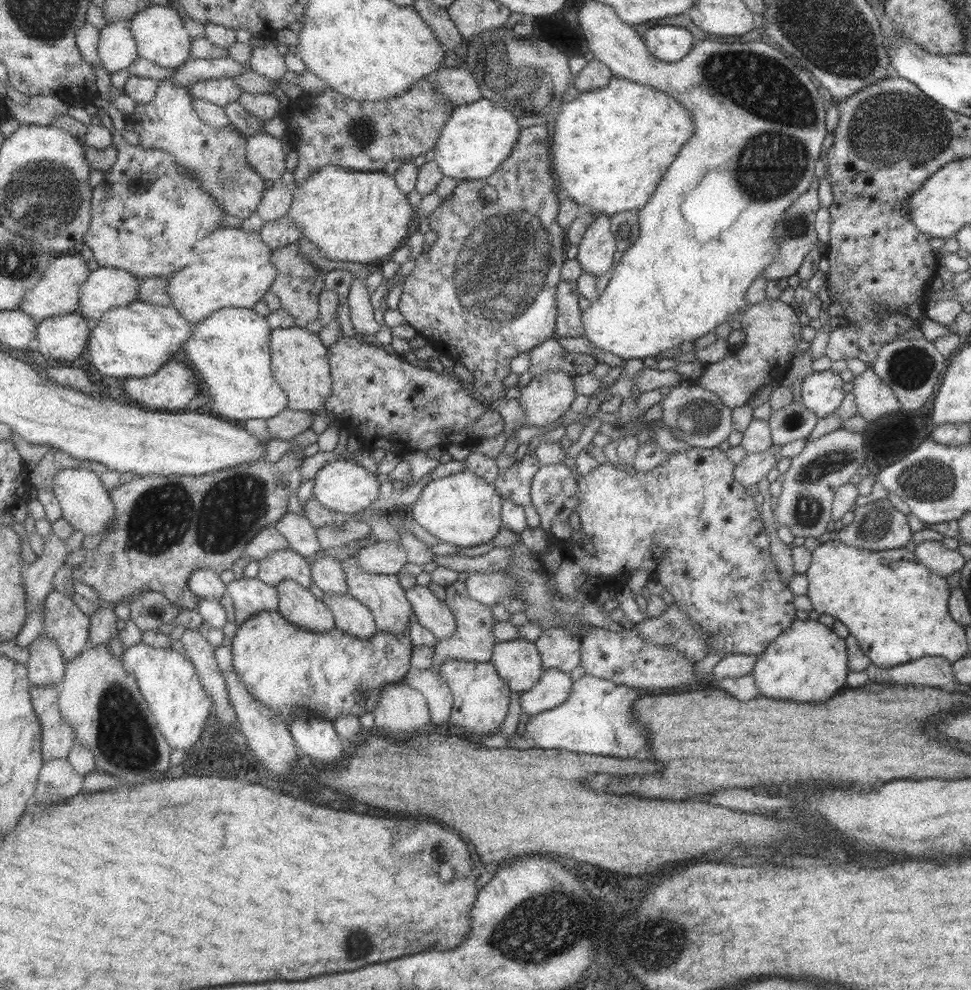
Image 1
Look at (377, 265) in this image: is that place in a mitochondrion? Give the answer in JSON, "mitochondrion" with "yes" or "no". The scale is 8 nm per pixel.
{"mitochondrion":"no"}

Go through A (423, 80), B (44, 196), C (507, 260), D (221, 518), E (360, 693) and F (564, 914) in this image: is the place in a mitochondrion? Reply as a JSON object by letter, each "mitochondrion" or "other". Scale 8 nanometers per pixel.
{"A":"other","B":"mitochondrion","C":"mitochondrion","D":"mitochondrion","E":"mitochondrion","F":"mitochondrion"}

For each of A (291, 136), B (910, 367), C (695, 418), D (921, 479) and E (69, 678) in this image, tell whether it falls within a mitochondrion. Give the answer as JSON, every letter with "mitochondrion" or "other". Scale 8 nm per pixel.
{"A":"other","B":"mitochondrion","C":"mitochondrion","D":"mitochondrion","E":"other"}

